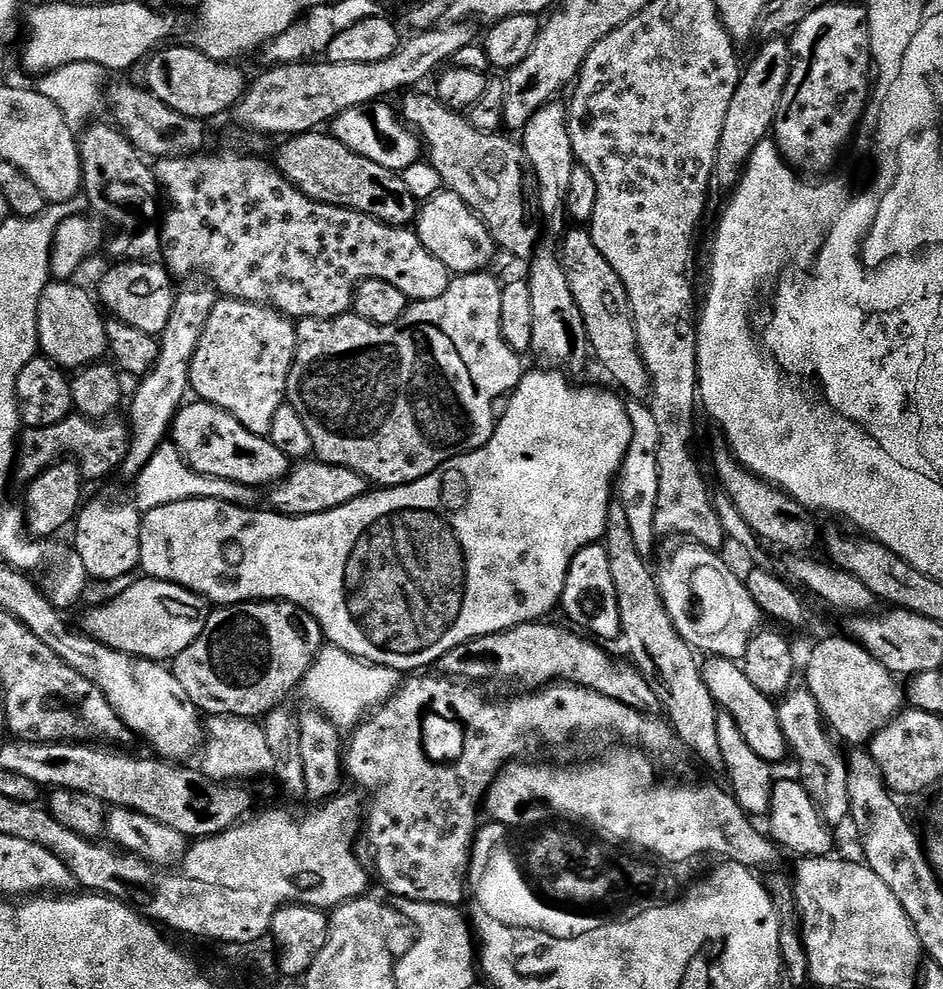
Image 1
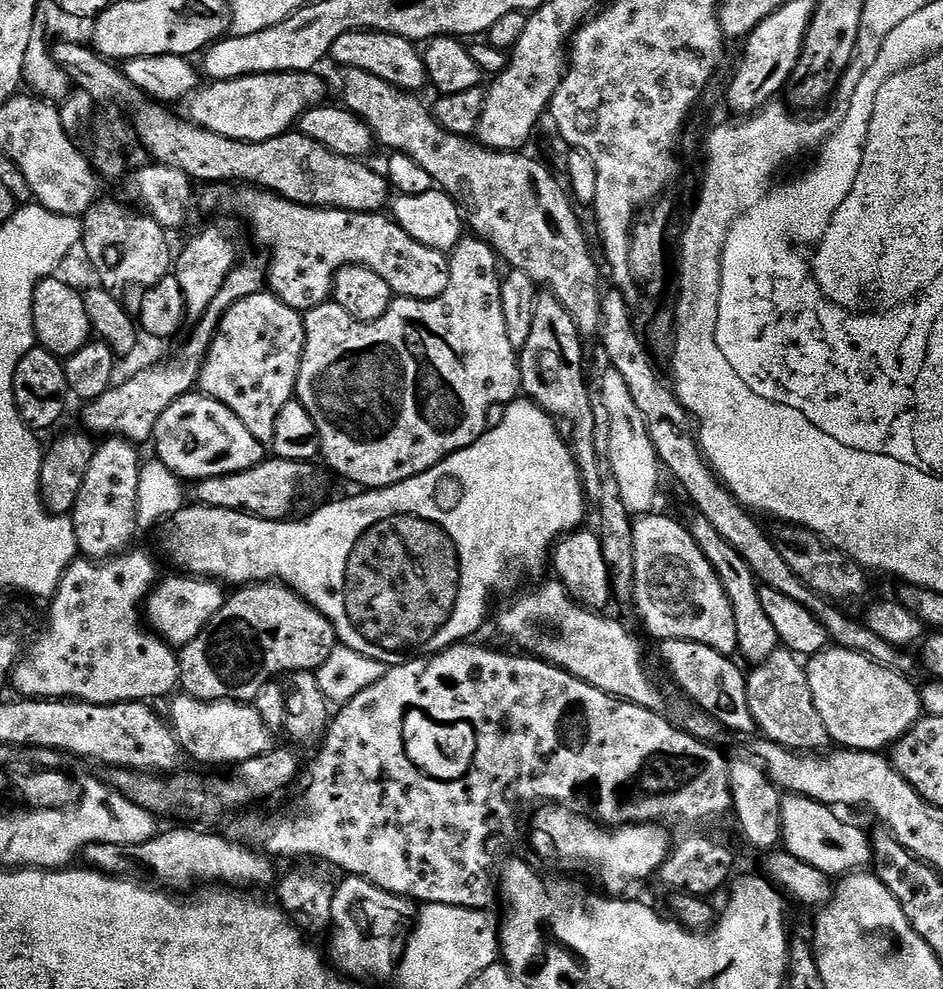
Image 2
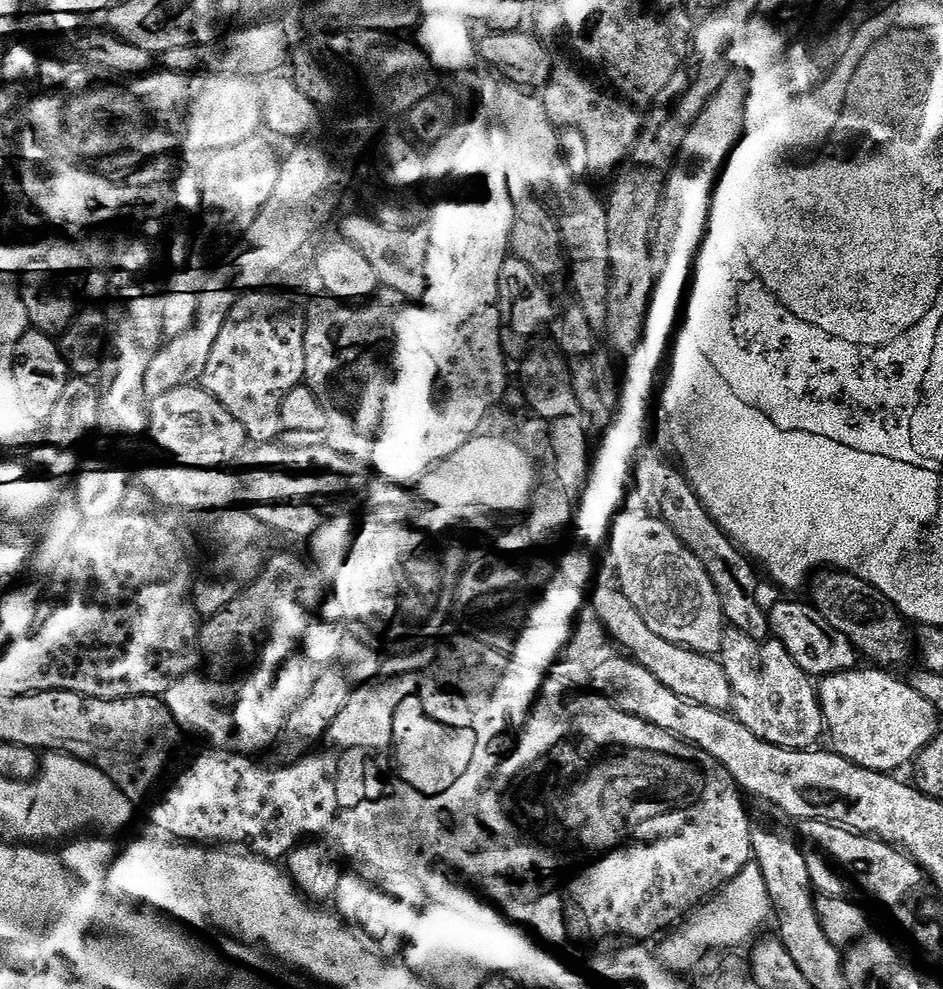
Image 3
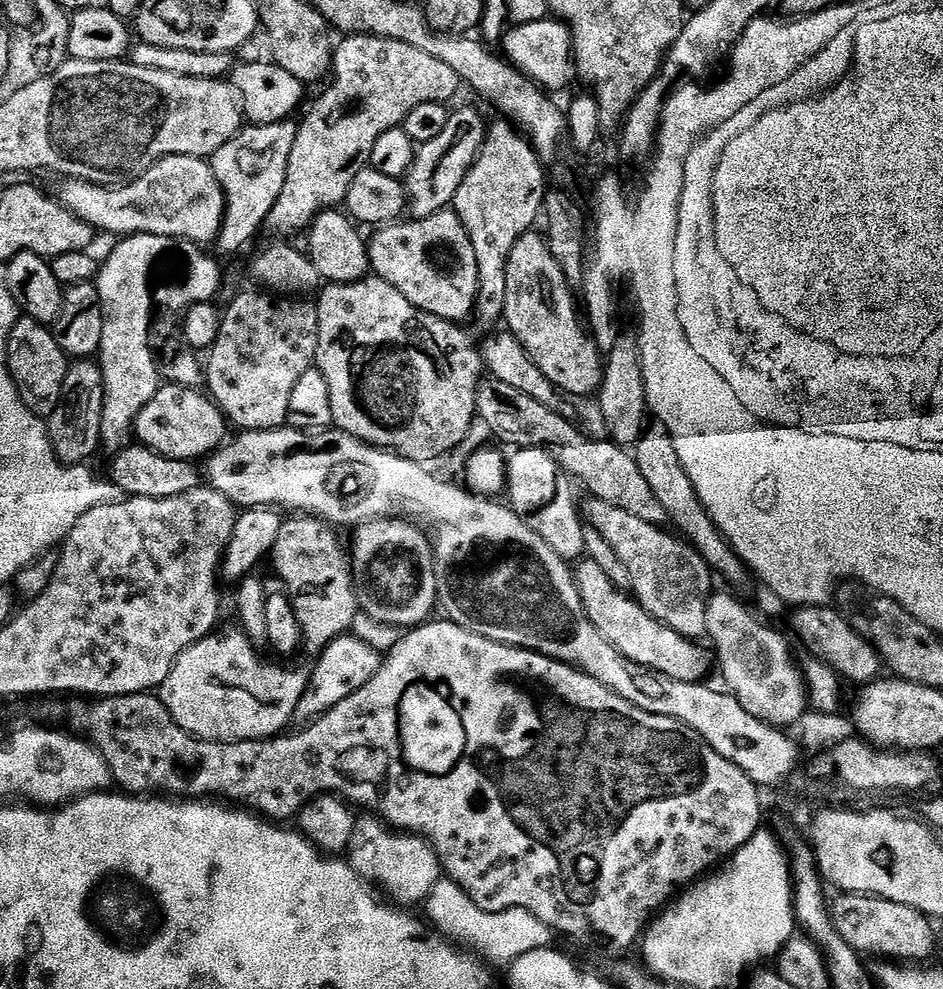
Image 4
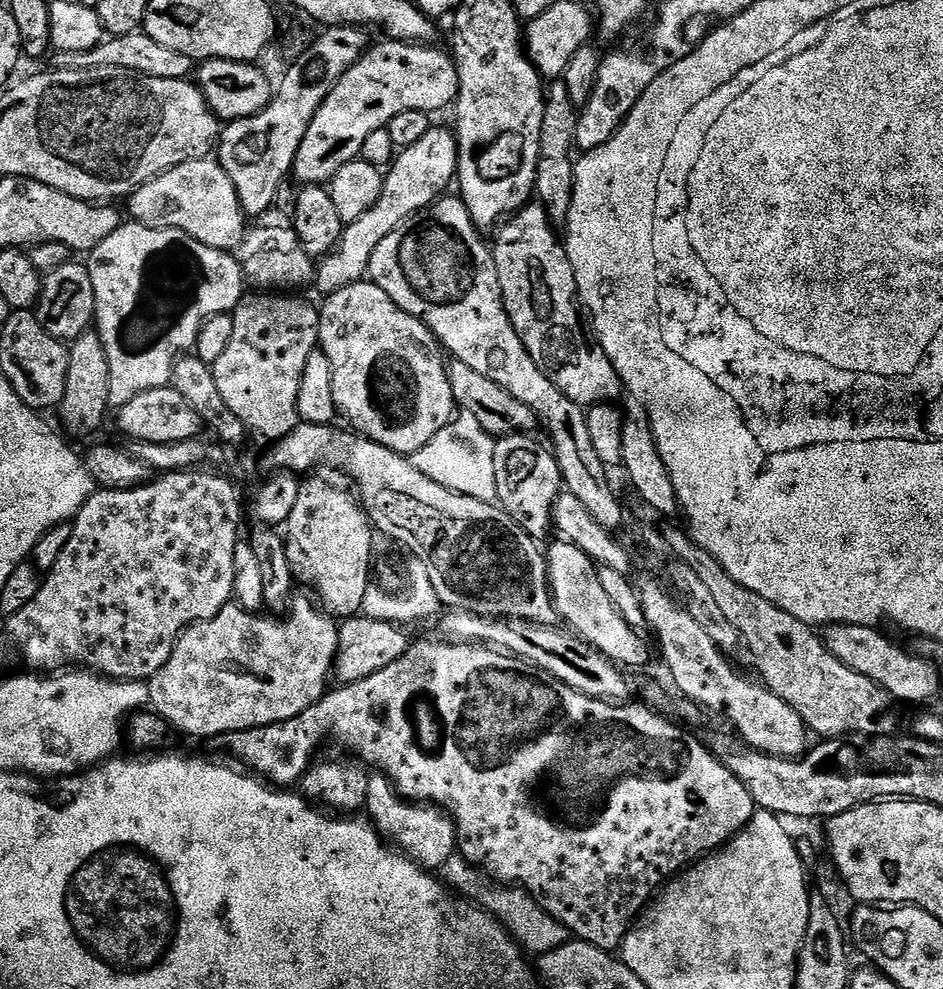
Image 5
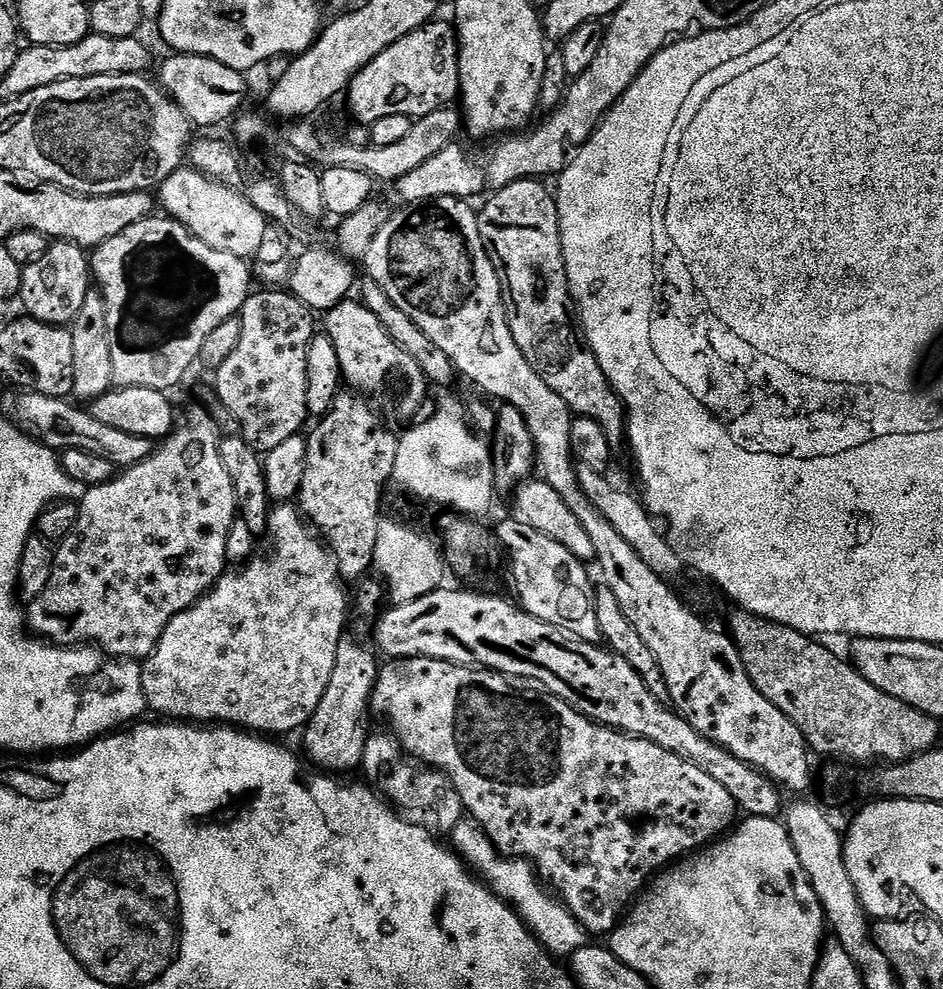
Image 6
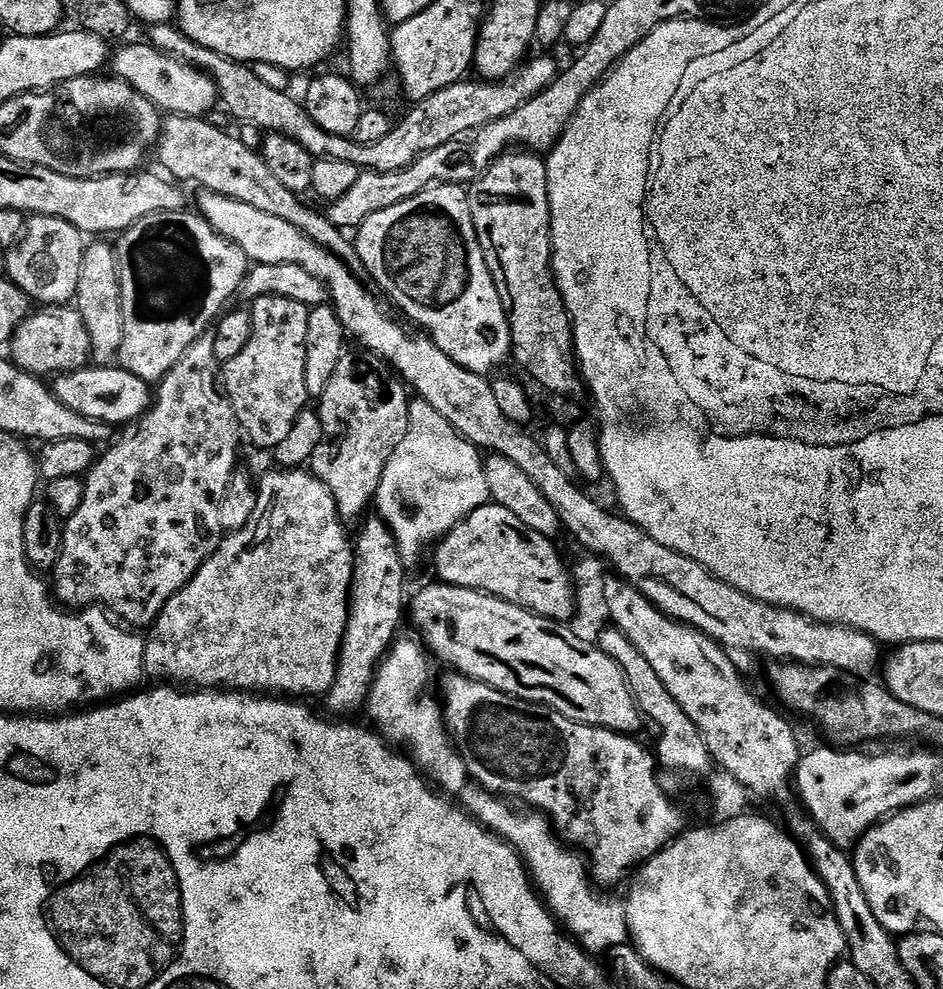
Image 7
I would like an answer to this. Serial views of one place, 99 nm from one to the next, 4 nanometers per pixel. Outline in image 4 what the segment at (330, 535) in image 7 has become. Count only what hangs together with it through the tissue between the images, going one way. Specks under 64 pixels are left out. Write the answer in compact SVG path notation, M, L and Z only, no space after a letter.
M243 631L219 632L176 657L166 682L158 690L160 701L182 730L200 740L233 744L281 735L289 727L287 724L293 723L309 673L263 660Z

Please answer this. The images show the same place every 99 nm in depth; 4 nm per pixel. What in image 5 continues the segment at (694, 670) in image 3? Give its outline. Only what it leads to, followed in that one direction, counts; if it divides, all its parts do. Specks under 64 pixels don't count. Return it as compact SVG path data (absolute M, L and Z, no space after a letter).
M567 542L559 543L546 548L548 582L557 617L561 621L565 620L569 624L567 627L575 635L591 648L598 649L608 660L625 669L642 667L648 660L648 648L640 637L643 635L624 621L610 602L606 590L602 590L600 568L596 561L591 560L578 546Z

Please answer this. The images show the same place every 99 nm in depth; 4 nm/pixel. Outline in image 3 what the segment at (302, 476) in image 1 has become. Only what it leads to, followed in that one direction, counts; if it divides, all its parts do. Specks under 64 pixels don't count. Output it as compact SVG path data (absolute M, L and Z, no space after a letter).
M175 462L152 464L134 472L135 487L141 488L150 500L164 510L175 510L181 514L192 512L212 512L219 514L237 507L242 500L242 480L238 475L224 468L195 468Z

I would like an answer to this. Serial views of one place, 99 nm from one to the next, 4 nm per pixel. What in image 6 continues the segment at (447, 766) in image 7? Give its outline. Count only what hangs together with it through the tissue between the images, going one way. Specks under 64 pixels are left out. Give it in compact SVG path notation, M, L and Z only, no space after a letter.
M384 732L377 736L376 733L369 735L366 742L362 772L368 775L367 783L412 823L433 834L451 834L454 826L458 826L458 822L466 816L458 790L448 775L412 759L400 747L400 741L395 736Z

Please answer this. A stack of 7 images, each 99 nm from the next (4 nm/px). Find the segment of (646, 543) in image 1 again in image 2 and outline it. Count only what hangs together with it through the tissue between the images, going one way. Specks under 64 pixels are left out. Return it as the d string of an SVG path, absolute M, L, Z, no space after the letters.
M611 367L605 369L598 398L609 411L612 421L608 450L623 505L631 516L649 515L655 509L653 506L658 496L662 465L650 440L649 431L646 430L645 419L639 413L638 406L635 405L620 371Z

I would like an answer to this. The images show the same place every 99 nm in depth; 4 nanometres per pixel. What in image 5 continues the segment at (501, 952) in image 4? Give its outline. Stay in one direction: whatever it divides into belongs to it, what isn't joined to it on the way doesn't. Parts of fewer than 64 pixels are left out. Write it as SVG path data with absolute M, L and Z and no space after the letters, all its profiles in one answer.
M459 854L451 856L439 868L438 876L439 879L451 885L453 889L464 888L467 886L468 880L473 879L468 884L468 892L473 897L469 897L485 912L495 916L497 921L502 922L525 953L543 954L553 952L562 945L569 943L570 933L568 929L564 928L550 914L546 914L546 910L542 910L540 901L536 897L531 896L529 892L524 891L519 886L501 886L485 878L478 874L477 869L473 868L470 862L466 862L463 856Z

